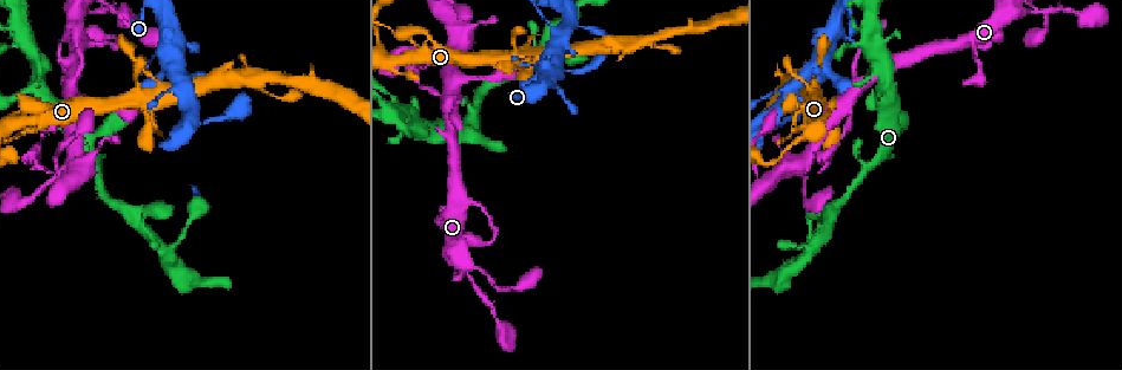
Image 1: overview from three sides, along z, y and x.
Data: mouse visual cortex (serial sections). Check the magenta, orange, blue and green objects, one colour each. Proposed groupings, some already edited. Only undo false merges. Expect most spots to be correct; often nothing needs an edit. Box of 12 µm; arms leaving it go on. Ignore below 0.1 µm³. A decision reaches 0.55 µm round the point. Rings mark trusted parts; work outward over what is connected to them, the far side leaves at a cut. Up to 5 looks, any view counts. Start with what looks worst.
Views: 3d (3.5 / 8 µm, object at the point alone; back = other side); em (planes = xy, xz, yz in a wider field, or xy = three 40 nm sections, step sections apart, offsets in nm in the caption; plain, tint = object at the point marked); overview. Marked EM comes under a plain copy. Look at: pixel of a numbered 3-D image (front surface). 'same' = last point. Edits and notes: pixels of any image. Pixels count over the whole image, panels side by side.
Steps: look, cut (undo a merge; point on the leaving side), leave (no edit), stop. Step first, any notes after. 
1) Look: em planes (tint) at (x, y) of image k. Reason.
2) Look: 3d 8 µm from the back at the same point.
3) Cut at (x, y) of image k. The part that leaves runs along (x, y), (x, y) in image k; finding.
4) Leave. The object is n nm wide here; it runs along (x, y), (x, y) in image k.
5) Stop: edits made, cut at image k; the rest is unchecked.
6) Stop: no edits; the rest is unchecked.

Look: 3d 8 µm at (80, 152) of image 1. Thin arm on a thick one.

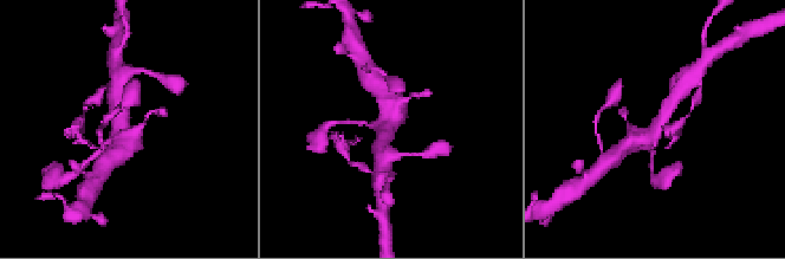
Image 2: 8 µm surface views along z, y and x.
Look: 3d 3.5 µm at (654, 129) of image 2.

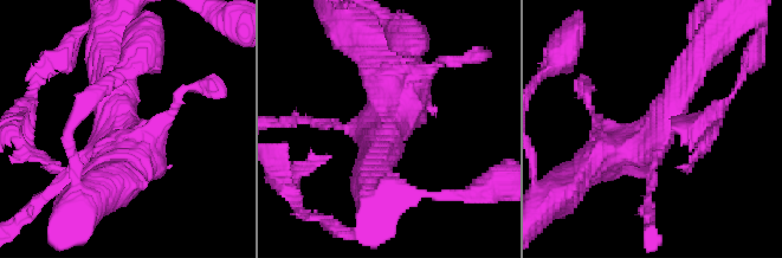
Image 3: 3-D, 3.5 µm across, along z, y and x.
Look: em xy step 1 (tint) at (658, 130) of image 3. 3 arms meet here; the arms are 150, 400, 600 nm wide.

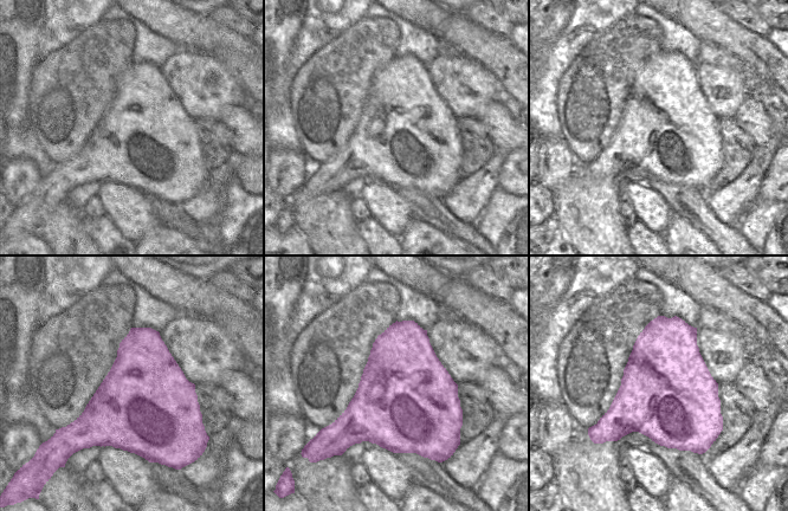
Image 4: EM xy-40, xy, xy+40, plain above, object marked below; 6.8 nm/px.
Leave. It runs along (693, 64), (641, 147), (596, 157) in image 3; all the same cell.

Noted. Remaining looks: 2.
Look: 3d 3.5 µm at (28, 41) of image 1. Four or more arms meet.

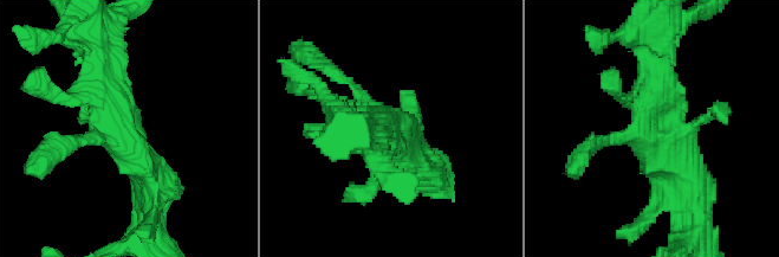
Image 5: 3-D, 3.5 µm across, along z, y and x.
Look: em planes (tint) at (652, 131) of image 5. Shape alone is not enough.

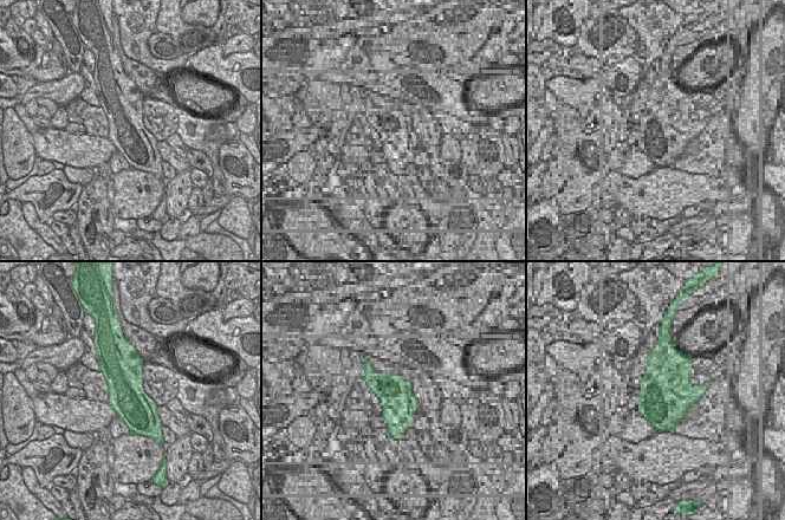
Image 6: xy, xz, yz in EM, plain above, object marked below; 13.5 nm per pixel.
Leave. It runs along (150, 192), (96, 57) in image 5; continuous, no second cell.

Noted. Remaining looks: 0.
Stop: no edits; the rest is unchecked.

